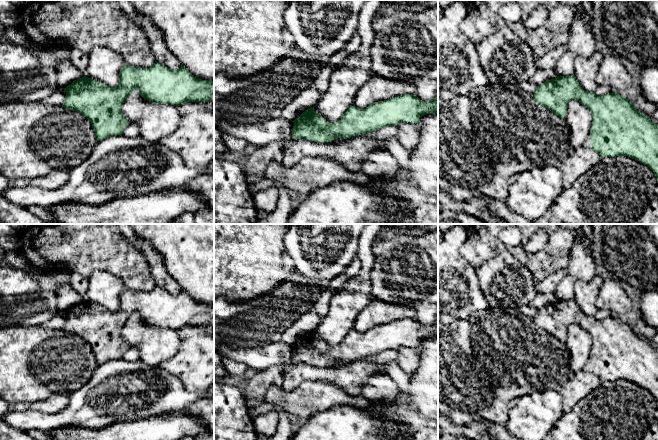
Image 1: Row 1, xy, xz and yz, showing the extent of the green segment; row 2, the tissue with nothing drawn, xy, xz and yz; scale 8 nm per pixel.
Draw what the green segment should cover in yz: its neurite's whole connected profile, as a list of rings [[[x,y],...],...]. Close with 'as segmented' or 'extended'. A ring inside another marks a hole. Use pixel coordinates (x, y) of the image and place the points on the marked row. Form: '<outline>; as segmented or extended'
[[[575,75],[558,76],[537,86],[532,95],[538,103],[566,118],[571,100],[581,102],[592,113],[592,125],[583,147],[603,157],[628,156],[647,165],[658,182],[658,125],[619,93],[603,96],[585,91]]]; extended

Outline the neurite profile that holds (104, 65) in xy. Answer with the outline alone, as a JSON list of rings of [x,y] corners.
[[[96,46],[89,52],[88,58],[86,77],[113,88],[119,85],[120,69],[125,65],[121,56],[111,49]]]

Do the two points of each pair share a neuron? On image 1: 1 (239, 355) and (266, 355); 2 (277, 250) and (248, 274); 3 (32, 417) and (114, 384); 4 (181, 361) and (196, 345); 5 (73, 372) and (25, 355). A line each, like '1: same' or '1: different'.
1: same
2: same
3: same
4: same
5: same

